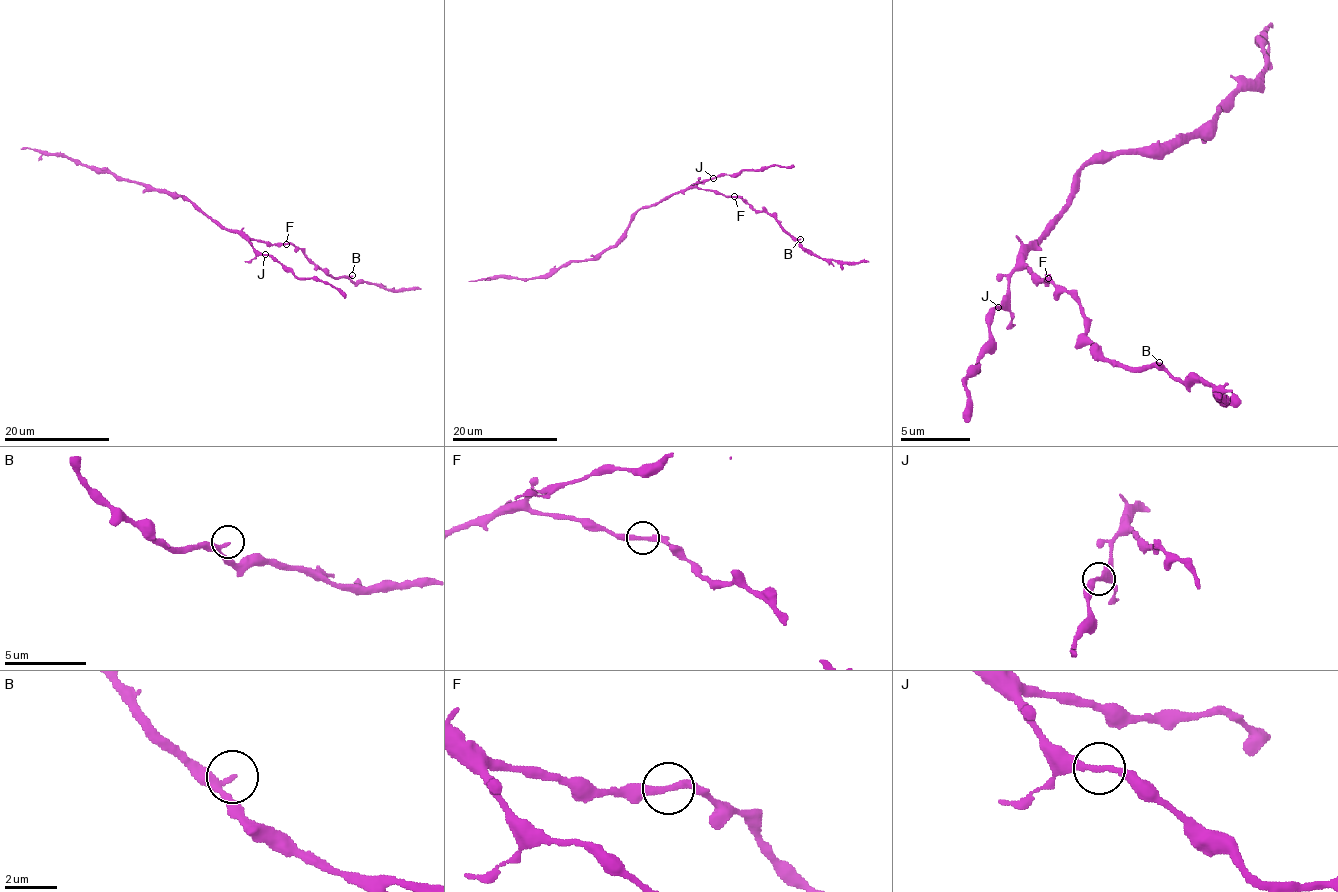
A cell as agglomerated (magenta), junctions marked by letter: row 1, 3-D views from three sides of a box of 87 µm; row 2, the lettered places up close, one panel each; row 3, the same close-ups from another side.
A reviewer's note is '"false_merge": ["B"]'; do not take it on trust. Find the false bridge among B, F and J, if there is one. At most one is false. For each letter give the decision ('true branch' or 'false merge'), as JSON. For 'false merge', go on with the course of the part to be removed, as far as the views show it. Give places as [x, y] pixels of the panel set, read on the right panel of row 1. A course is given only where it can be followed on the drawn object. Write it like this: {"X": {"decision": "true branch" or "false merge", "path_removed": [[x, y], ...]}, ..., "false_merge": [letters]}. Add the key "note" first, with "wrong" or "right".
{"note": "wrong", "B": {"decision": "true branch"}, "F": {"decision": "true branch"}, "J": {"decision": "true branch"}, "false_merge": []}

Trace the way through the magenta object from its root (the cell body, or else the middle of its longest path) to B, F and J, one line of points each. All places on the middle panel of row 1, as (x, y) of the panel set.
B: (667, 199), (693, 187), (740, 196), (752, 208), (767, 211), (786, 232), (800, 239)
F: (667, 199), (693, 187), (734, 196)
J: (667, 199), (713, 178)

